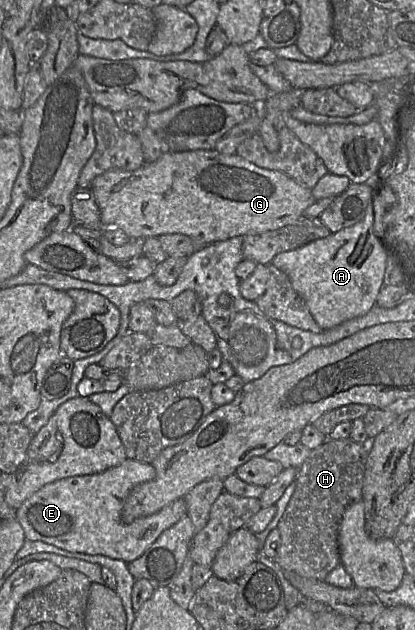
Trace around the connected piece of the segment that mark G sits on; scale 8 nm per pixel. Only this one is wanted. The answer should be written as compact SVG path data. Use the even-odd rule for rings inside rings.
M215 149L166 153L156 161L144 163L139 169L133 171L112 169L97 176L92 181L90 188L93 191L96 203L100 209L102 227L118 227L123 230L130 239L144 239L147 237L158 237L164 234L179 233L187 235L197 244L205 245L226 241L241 235L245 236L285 227L301 219L304 210L316 201L312 195L311 189L299 185L284 173L258 167L237 154L227 155L219 153Z

